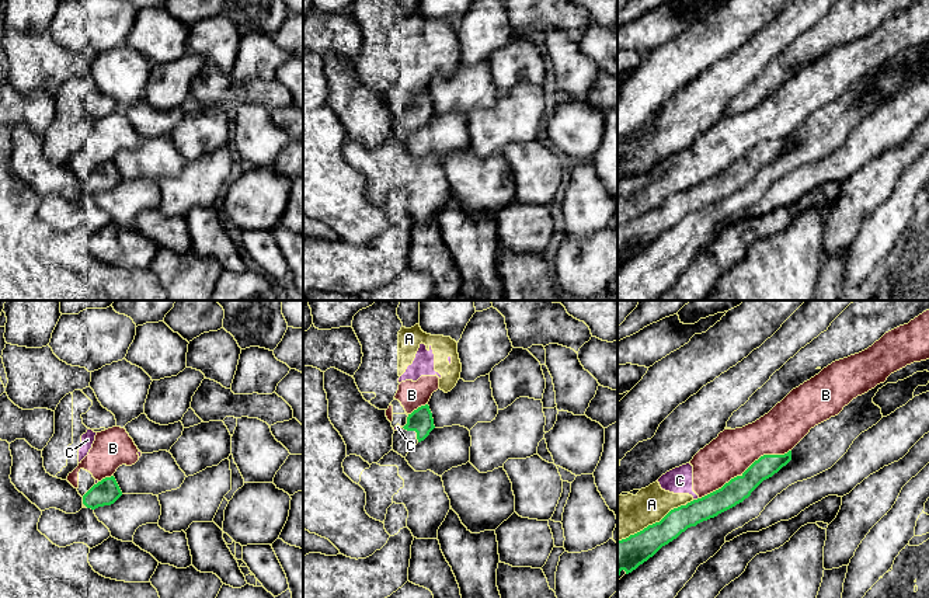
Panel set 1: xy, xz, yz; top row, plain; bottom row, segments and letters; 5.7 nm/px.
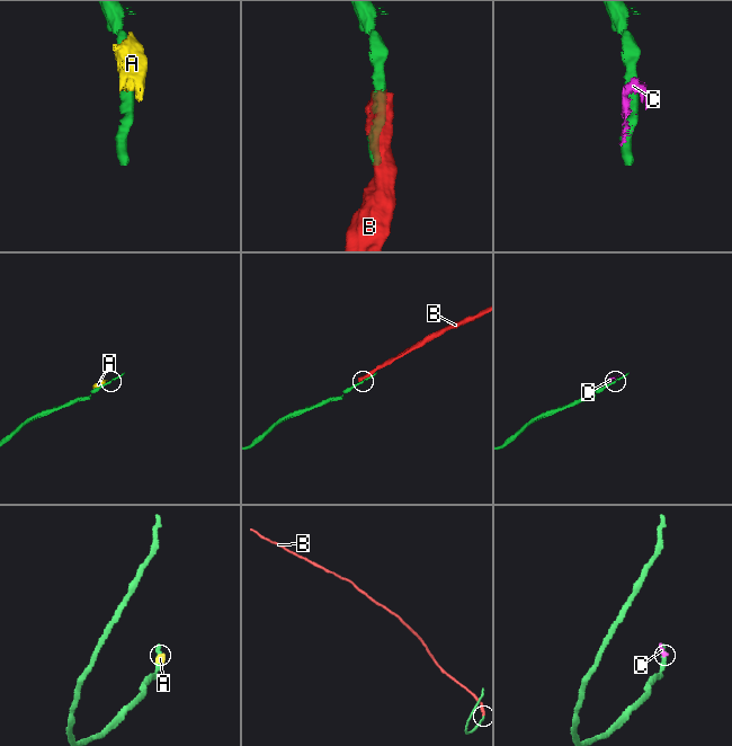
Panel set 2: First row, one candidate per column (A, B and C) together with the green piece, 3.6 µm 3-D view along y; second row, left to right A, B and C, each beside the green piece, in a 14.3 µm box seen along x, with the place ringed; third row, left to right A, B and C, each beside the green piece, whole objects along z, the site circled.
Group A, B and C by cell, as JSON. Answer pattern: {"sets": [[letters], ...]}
{"sets": [["A", "B", "C"]]}

